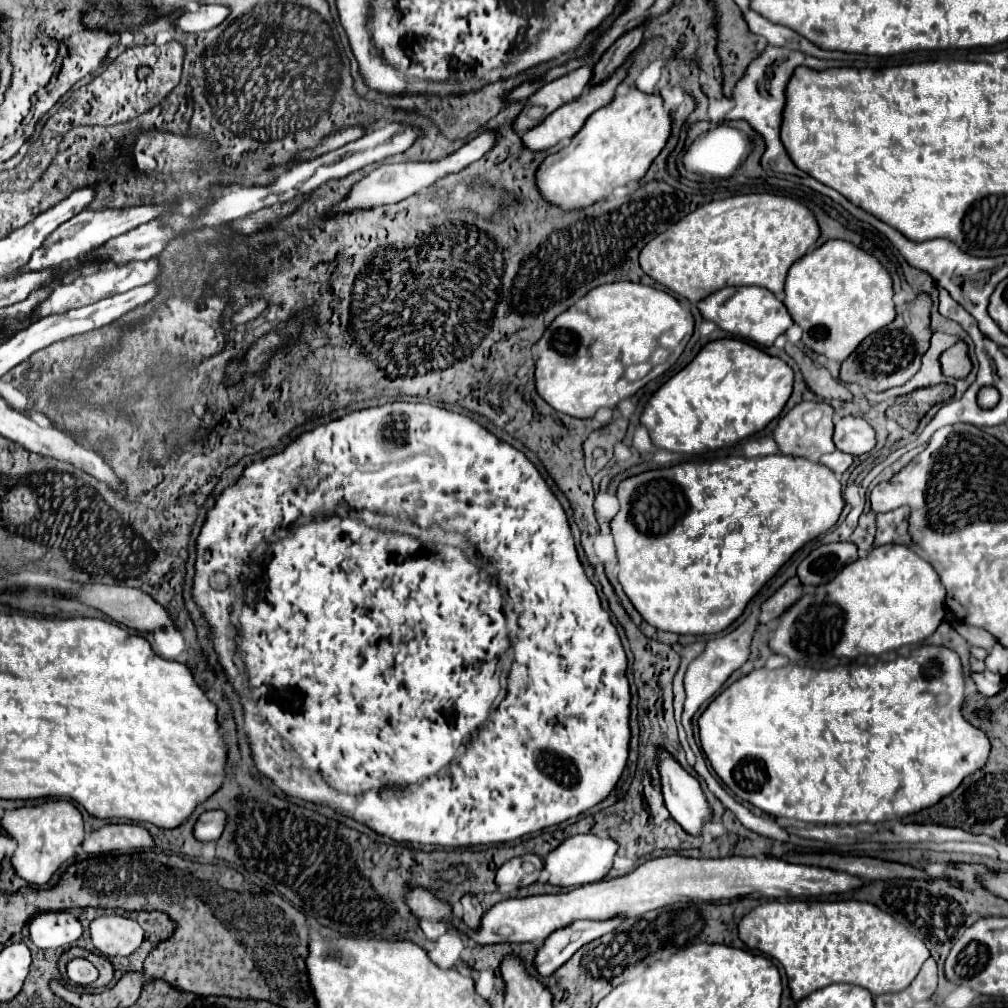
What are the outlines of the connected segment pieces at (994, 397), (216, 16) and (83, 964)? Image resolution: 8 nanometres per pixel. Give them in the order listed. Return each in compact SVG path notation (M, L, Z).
M983 386L983 388L979 390L977 402L979 402L981 408L993 408L993 406L999 402L999 392L997 392L997 388L993 388L993 386Z
M207 4L207 6L201 6L197 12L183 14L181 18L175 20L175 24L183 32L205 32L205 30L211 30L211 28L219 26L221 22L225 22L229 12L231 10L227 6Z
M75 958L67 964L67 976L71 982L75 984L81 984L81 986L89 986L97 980L99 972L97 968L89 962L89 960L83 960L83 958Z

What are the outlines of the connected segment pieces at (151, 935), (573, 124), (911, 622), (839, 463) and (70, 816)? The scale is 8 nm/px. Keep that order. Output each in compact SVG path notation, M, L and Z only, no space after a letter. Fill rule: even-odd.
M147 912L147 924L141 924L145 930L145 940L141 944L141 958L145 958L159 942L169 940L175 932L175 922L163 912Z
M623 64L623 68L619 68L619 72L613 72L613 74L611 74L611 80L607 80L607 84L599 84L599 88L587 88L575 102L565 104L563 108L557 108L555 112L551 112L551 116L547 116L545 122L541 122L541 124L537 124L535 128L527 130L527 132L523 134L523 144L525 144L529 150L535 150L535 152L537 152L537 150L547 150L547 148L551 148L551 146L555 146L555 144L559 144L559 142L571 138L573 134L577 134L577 132L581 130L581 126L585 124L585 120L587 120L595 110L607 106L607 104L613 100L615 88L623 82L625 76L627 76L627 66Z
M885 544L873 548L867 558L845 566L831 582L815 588L813 594L801 596L781 618L769 646L775 654L787 656L797 666L821 668L829 660L857 658L861 654L881 654L905 644L919 644L929 638L945 614L945 588L933 566L903 544Z
M835 450L835 452L831 452L831 454L823 454L819 462L825 464L827 468L831 468L837 476L841 476L841 474L843 474L851 464L853 464L853 456Z
M47 800L45 804L7 810L1 826L15 840L17 848L11 856L15 872L35 886L47 884L59 866L75 856L75 848L83 842L83 818L81 812L67 800Z

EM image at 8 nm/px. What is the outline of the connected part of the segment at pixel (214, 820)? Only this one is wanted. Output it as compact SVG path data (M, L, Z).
M213 810L213 812L205 812L201 814L197 826L195 826L195 838L197 840L219 840L219 836L223 834L227 822L227 814Z

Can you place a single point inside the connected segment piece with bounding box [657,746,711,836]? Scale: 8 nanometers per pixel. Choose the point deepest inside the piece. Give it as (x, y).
(684, 799)

